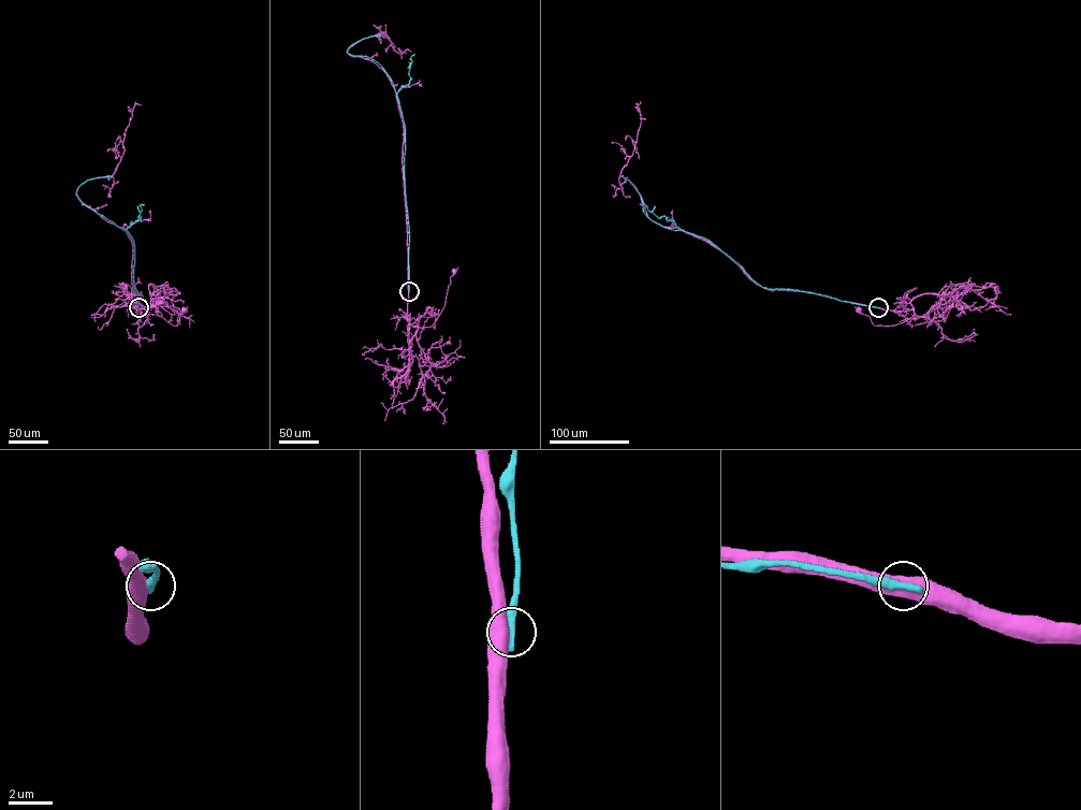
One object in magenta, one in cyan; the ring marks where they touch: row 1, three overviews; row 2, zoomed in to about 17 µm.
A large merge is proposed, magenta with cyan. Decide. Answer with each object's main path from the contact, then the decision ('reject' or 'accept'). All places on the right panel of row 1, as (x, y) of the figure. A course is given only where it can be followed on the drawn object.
magenta runs (878, 307), (912, 308), (914, 316), (894, 326), (876, 326), (868, 316), (858, 311); cyan runs (878, 307), (797, 290), (762, 287), (709, 241), (652, 220), (644, 212), (640, 194), (622, 176); reject

